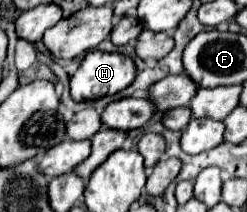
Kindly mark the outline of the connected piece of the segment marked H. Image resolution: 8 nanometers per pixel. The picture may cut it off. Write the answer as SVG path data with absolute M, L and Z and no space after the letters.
M89 51L71 77L71 97L75 101L93 101L115 95L135 81L135 71L133 59L123 53Z

